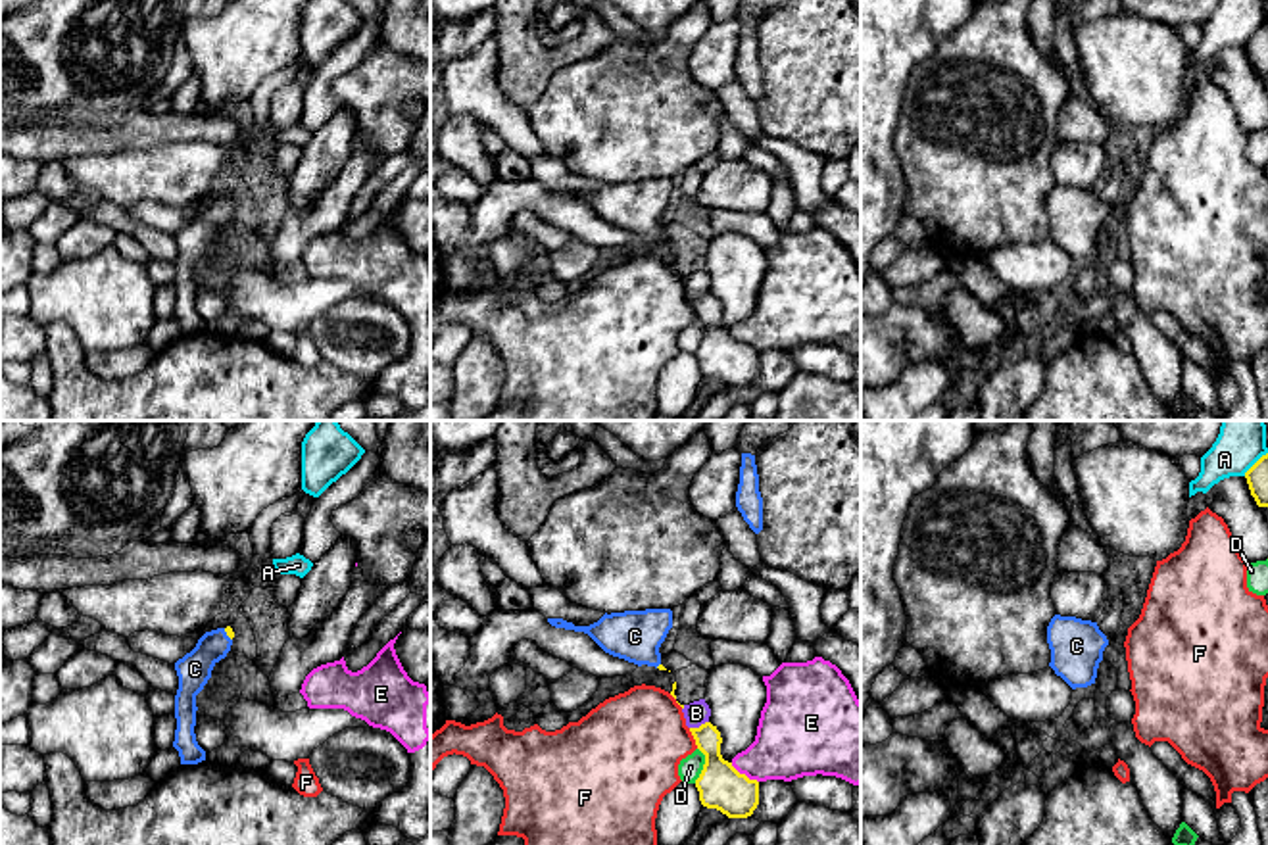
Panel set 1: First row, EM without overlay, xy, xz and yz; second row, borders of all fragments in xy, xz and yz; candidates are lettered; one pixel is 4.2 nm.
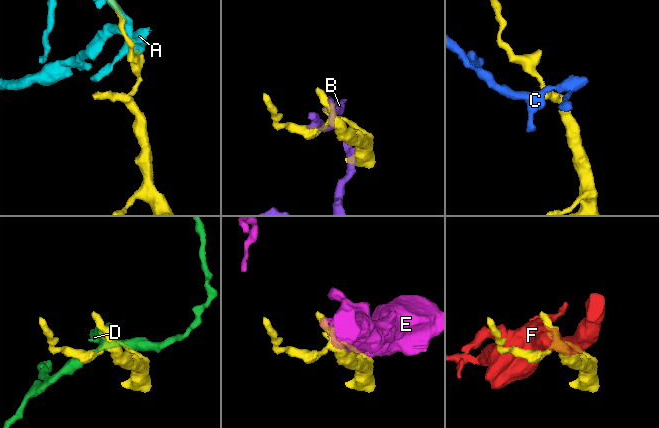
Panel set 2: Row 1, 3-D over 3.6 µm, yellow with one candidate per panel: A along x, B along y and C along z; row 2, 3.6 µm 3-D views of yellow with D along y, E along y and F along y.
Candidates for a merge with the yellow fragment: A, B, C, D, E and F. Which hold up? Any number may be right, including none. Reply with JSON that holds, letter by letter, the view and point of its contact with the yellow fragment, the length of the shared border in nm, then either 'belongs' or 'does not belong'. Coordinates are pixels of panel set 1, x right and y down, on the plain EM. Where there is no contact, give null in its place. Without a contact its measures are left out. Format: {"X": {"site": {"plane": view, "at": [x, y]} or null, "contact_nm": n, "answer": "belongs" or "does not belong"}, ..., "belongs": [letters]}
{"A": {"site": {"plane": "yz", "at": [1255, 33]}, "contact_nm": 140, "answer": "does not belong"}, "B": {"site": {"plane": "xz", "at": [700, 296]}, "contact_nm": 90, "answer": "does not belong"}, "C": {"site": {"plane": "xy", "at": [227, 204]}, "contact_nm": 70, "answer": "belongs"}, "D": {"site": {"plane": "xz", "at": [704, 335]}, "contact_nm": 150, "answer": "does not belong"}, "E": {"site": {"plane": "xz", "at": [744, 344]}, "contact_nm": 150, "answer": "does not belong"}, "F": {"site": {"plane": "xz", "at": [694, 308]}, "contact_nm": 100, "answer": "does not belong"}, "belongs": ["C"]}

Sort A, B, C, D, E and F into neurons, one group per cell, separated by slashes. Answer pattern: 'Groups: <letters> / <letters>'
Groups: A / B / C / D / E / F

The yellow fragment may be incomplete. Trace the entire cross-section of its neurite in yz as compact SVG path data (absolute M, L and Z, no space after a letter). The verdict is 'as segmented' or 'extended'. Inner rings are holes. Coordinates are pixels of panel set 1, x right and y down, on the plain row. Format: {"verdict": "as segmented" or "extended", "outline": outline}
{"verdict": "as segmented", "outline": "M1268 23L1245 42L1251 65L1258 77L1268 77Z"}

